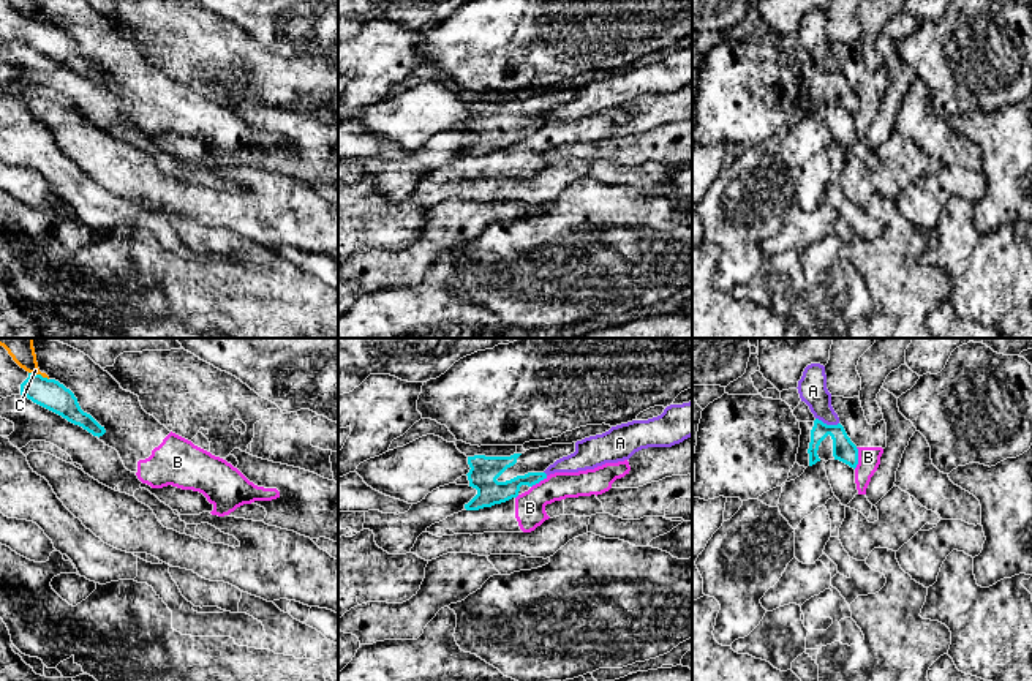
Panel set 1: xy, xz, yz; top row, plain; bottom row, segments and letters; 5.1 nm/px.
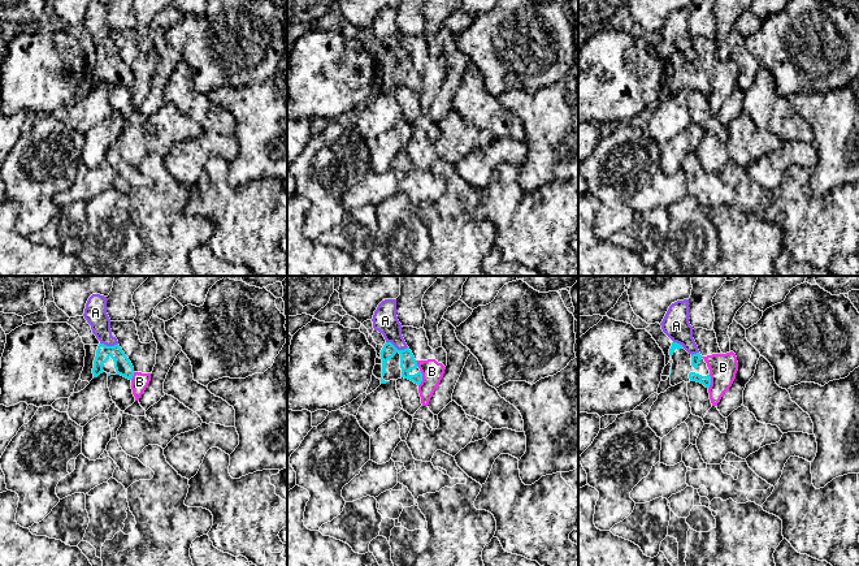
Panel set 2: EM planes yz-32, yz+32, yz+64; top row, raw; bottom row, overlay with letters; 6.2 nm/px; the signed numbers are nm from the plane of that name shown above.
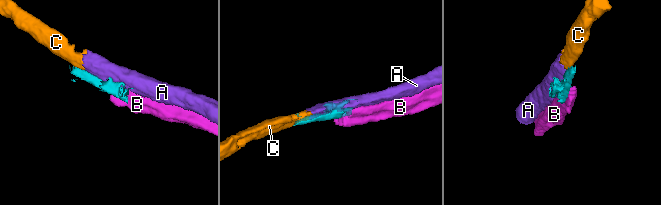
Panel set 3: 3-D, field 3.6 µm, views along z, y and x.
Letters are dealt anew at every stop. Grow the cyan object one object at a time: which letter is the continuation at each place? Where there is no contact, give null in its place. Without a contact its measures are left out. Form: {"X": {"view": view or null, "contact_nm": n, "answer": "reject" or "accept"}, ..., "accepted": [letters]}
{"A": {"view": "yz", "contact_nm": 120, "answer": "reject"}, "B": {"view": "yz", "contact_nm": 110, "answer": "reject"}, "C": {"view": "xy", "contact_nm": 110, "answer": "reject"}, "accepted": []}

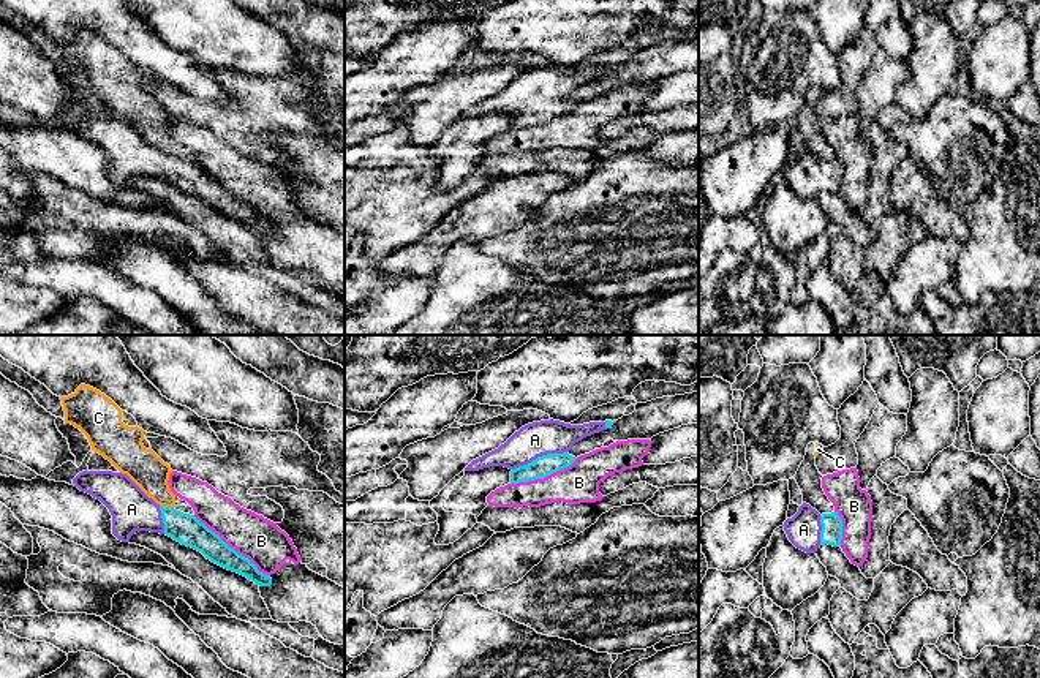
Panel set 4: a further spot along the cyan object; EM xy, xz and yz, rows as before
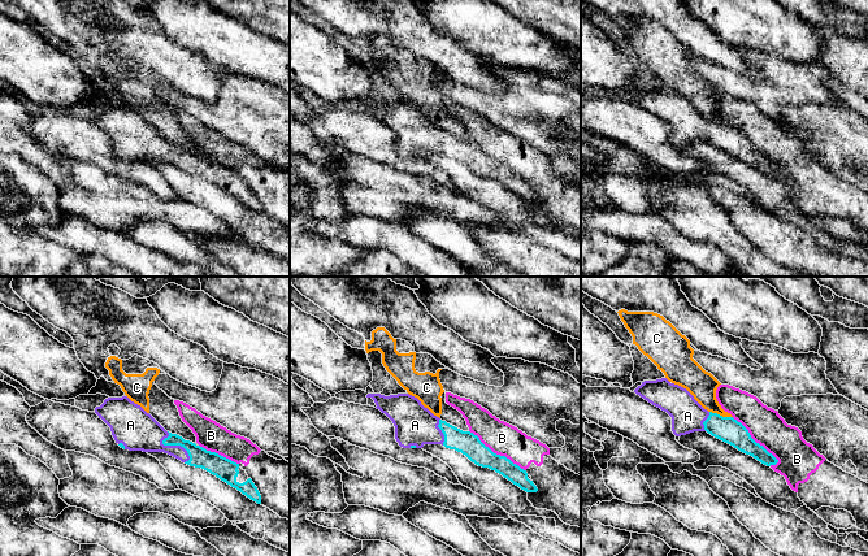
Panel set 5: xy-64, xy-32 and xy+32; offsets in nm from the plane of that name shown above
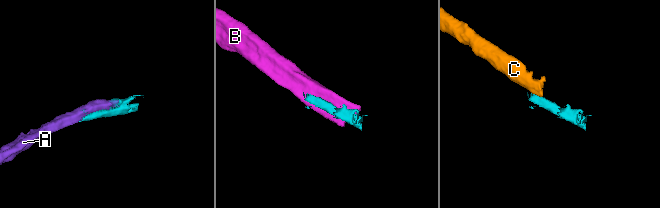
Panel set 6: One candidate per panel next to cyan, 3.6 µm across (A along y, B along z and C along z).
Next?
{"A": {"view": "xz", "contact_nm": 300, "answer": "accept"}, "B": {"view": "xy", "contact_nm": 500, "answer": "reject"}, "C": {"view": "xy", "contact_nm": 70, "answer": "reject"}, "accepted": ["A"]}

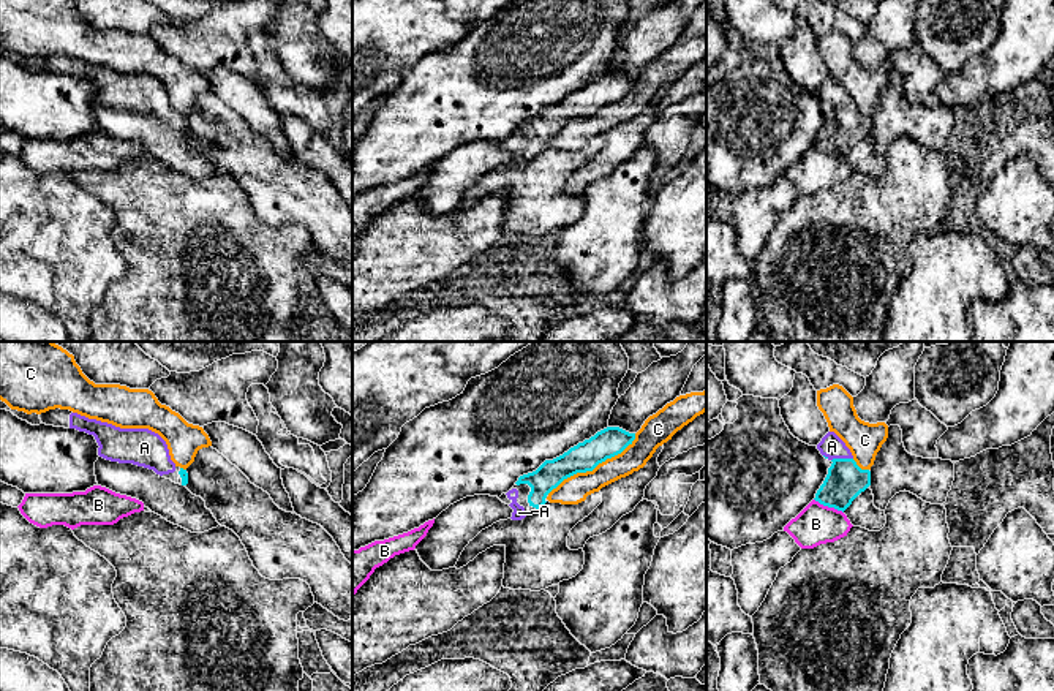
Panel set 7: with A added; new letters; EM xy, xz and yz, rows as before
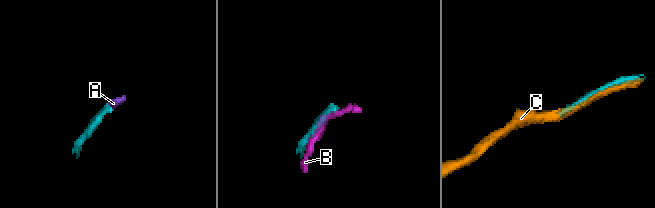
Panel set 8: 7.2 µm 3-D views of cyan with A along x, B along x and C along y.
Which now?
{"A": {"view": "yz", "contact_nm": 110, "answer": "accept"}, "B": {"view": "yz", "contact_nm": 170, "answer": "reject"}, "C": {"view": "xz", "contact_nm": 550, "answer": "reject"}, "accepted": ["A"]}

